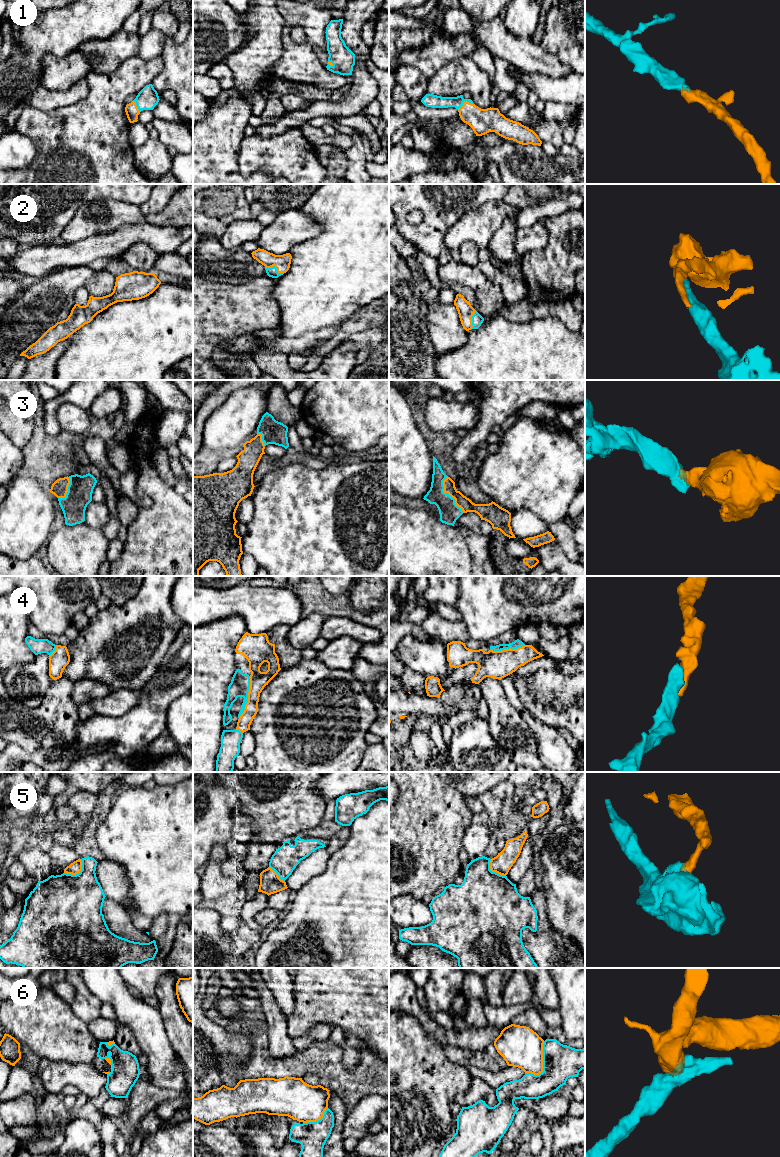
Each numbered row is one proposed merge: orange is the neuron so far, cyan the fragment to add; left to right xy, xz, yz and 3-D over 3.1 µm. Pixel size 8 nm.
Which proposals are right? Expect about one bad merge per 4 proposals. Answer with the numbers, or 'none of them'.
1, 2, 3, 4

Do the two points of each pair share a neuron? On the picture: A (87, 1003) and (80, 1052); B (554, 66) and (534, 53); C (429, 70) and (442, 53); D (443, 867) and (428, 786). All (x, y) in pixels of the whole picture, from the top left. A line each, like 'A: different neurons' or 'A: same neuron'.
A: different neurons
B: same neuron
C: same neuron
D: same neuron

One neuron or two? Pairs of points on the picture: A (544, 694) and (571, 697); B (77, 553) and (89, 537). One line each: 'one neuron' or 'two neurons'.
A: one neuron
B: one neuron

